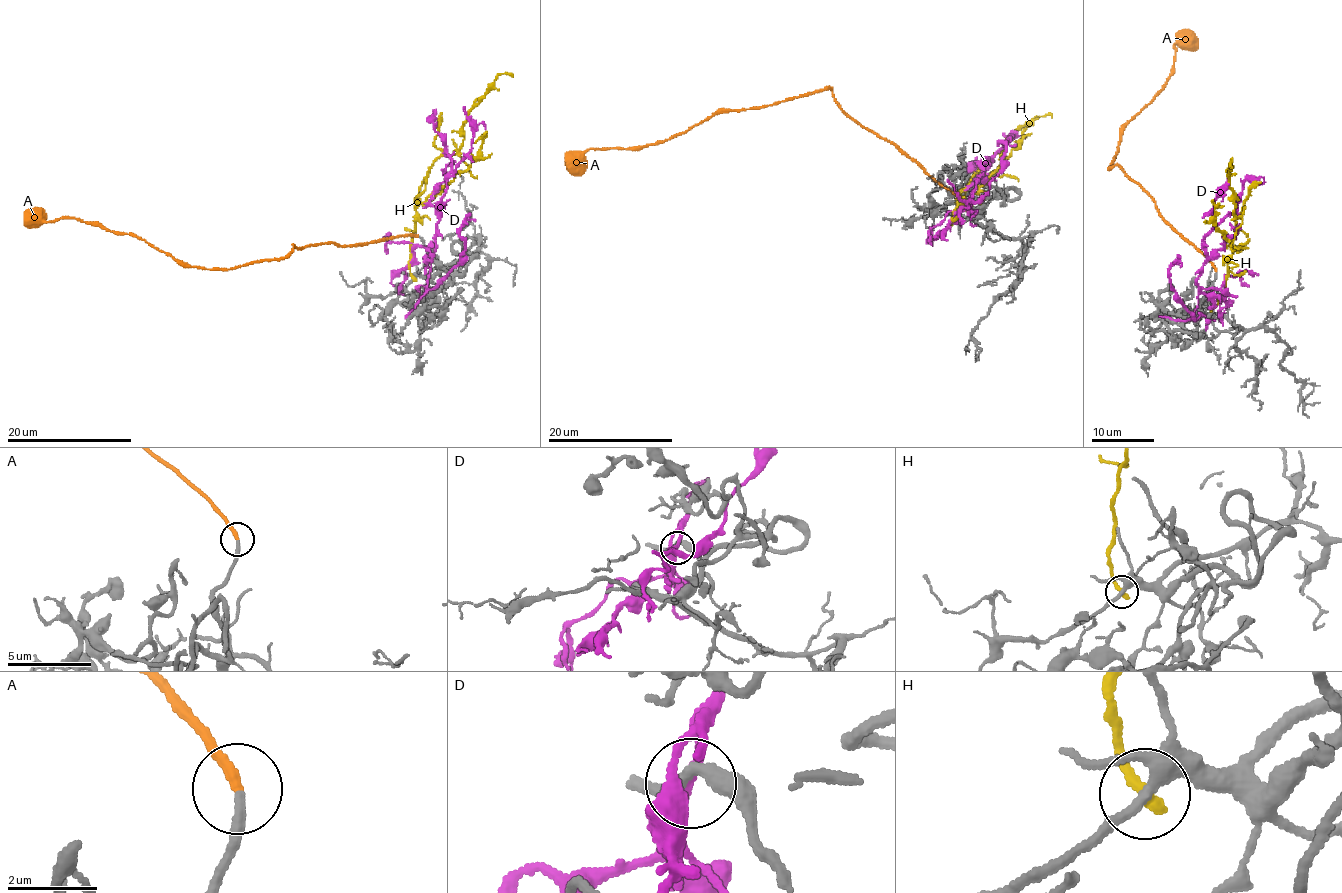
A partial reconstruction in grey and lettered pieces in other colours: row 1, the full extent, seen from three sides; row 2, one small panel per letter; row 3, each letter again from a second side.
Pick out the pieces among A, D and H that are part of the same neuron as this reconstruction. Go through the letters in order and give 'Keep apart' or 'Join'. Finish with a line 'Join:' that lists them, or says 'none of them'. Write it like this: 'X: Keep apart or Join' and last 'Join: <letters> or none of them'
A: Join
D: Keep apart
H: Keep apart
Join: A

